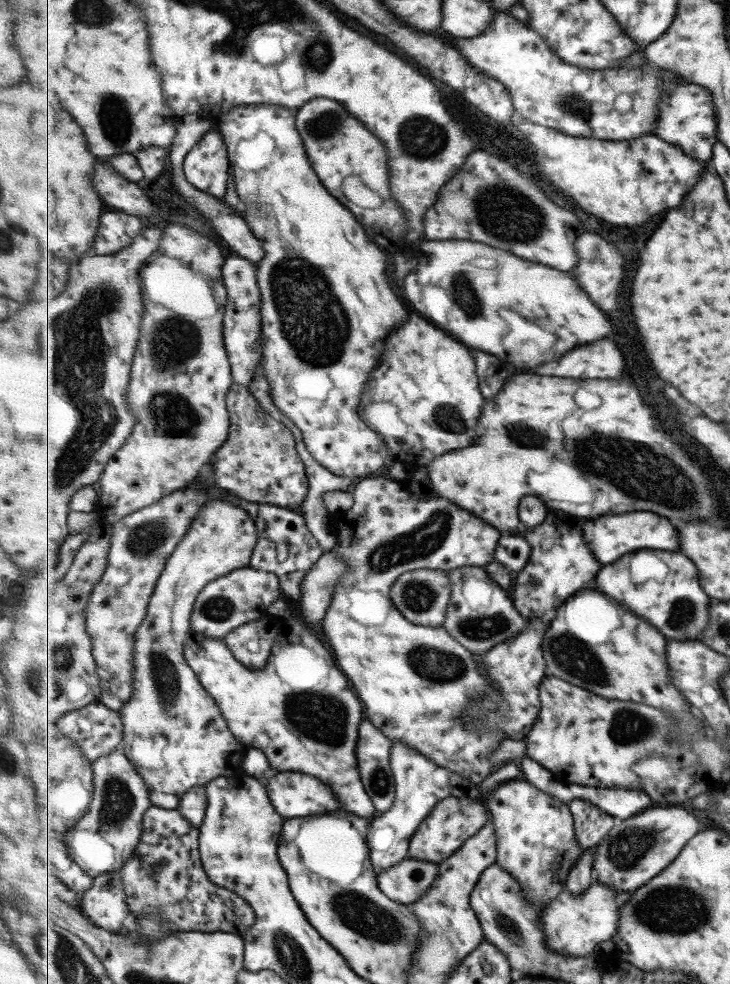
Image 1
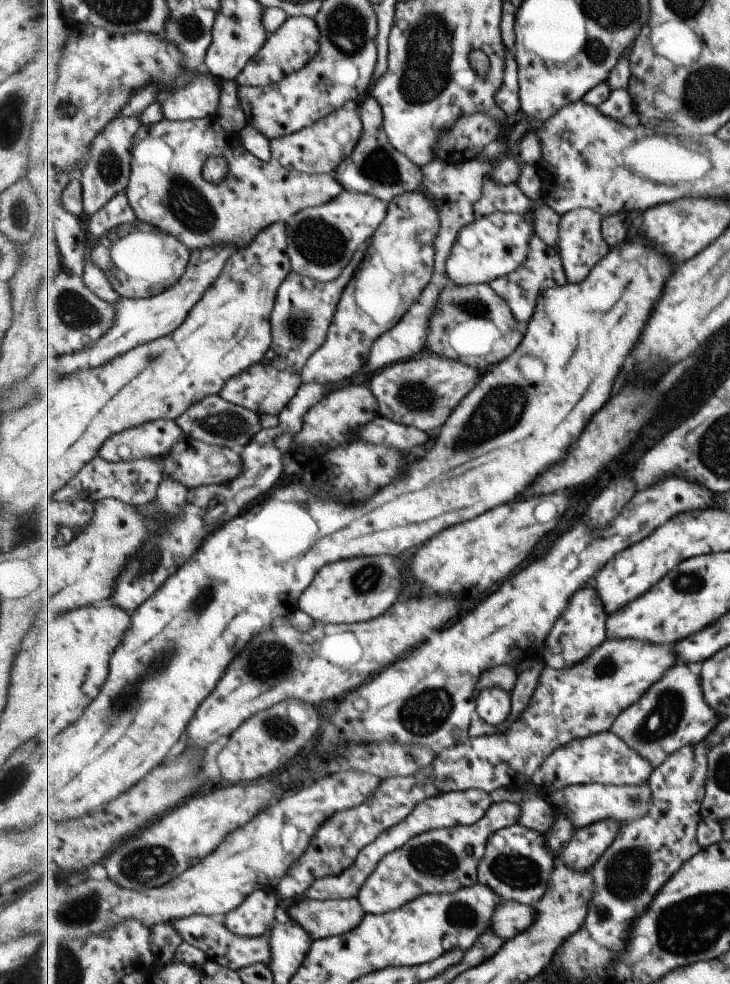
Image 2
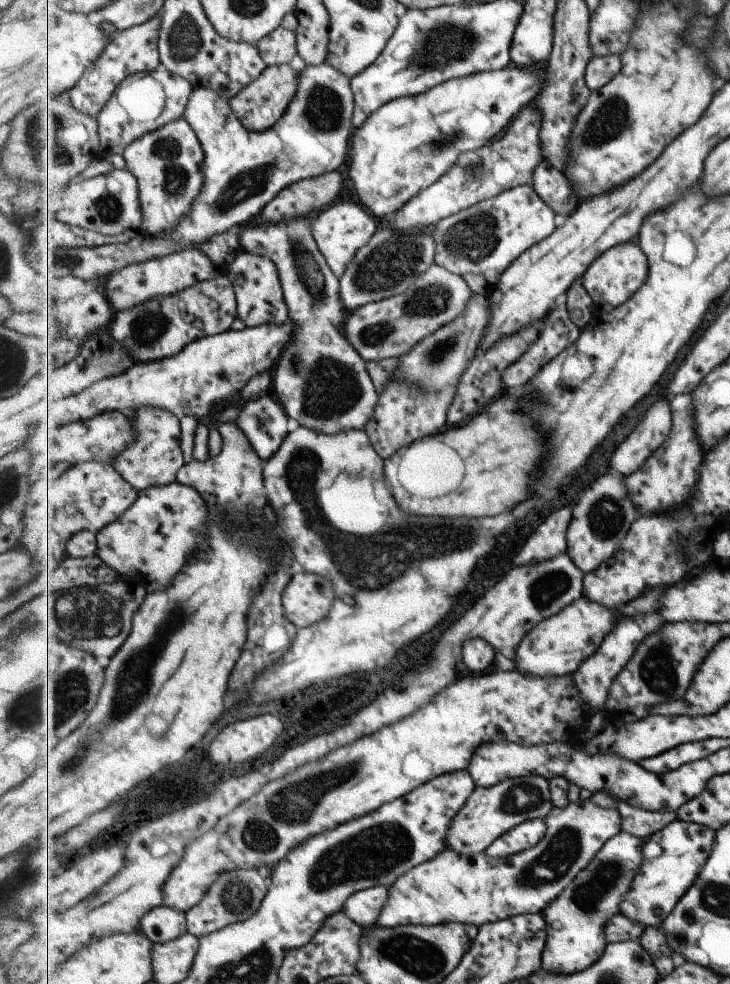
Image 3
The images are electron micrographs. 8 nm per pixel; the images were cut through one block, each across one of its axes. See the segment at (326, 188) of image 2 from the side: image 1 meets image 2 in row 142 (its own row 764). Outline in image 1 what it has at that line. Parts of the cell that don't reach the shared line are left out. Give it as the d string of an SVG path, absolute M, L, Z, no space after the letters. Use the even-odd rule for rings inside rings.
M212 500L207 504L204 510L196 517L190 526L188 536L181 541L181 544L176 548L176 552L169 557L168 566L164 568L164 573L161 575L160 581L156 584L156 592L153 593L152 600L148 606L148 614L145 620L140 624L140 628L136 632L136 654L134 658L135 668L132 680L133 694L132 699L120 710L124 726L124 748L123 752L132 759L132 763L136 766L137 772L144 776L147 783L150 798L154 806L159 808L165 807L167 810L175 810L179 808L180 802L184 798L184 794L197 786L204 786L208 782L219 777L236 776L238 773L244 773L244 758L248 751L247 747L233 734L232 728L229 726L228 720L224 717L221 707L213 698L212 694L202 685L197 673L189 666L188 660L185 658L185 642L188 635L192 632L192 614L196 605L197 597L201 591L211 582L218 578L232 573L234 570L249 567L252 564L252 554L256 549L259 538L259 530L256 525L256 520L250 515L248 510L233 506L224 500Z

